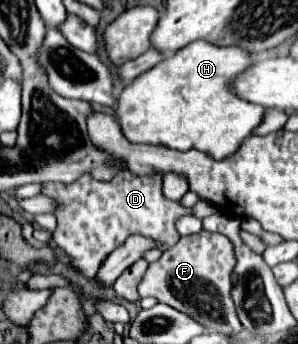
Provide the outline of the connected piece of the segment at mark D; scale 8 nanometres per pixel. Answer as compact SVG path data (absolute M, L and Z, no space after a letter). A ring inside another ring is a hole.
M121 172L111 182L97 182L91 176L81 176L73 184L45 182L41 184L41 194L49 196L57 208L57 228L53 232L53 244L63 248L71 258L71 266L91 280L105 254L121 246L129 236L139 234L159 242L159 250L165 252L177 244L181 238L175 222L181 216L193 214L193 210L183 208L179 202L163 196L163 174L137 176L133 172Z

